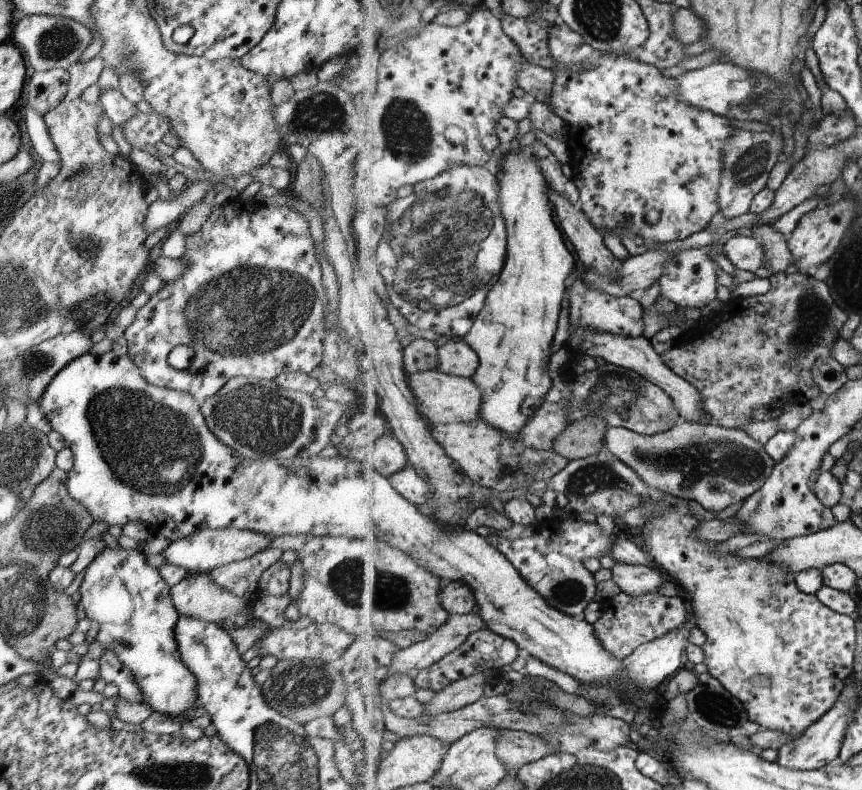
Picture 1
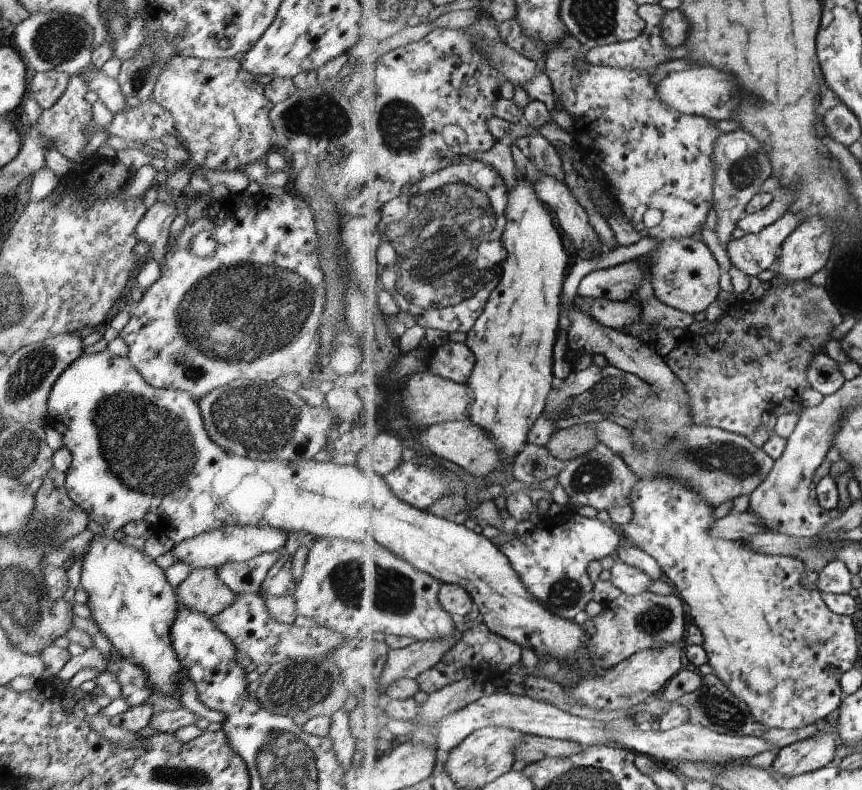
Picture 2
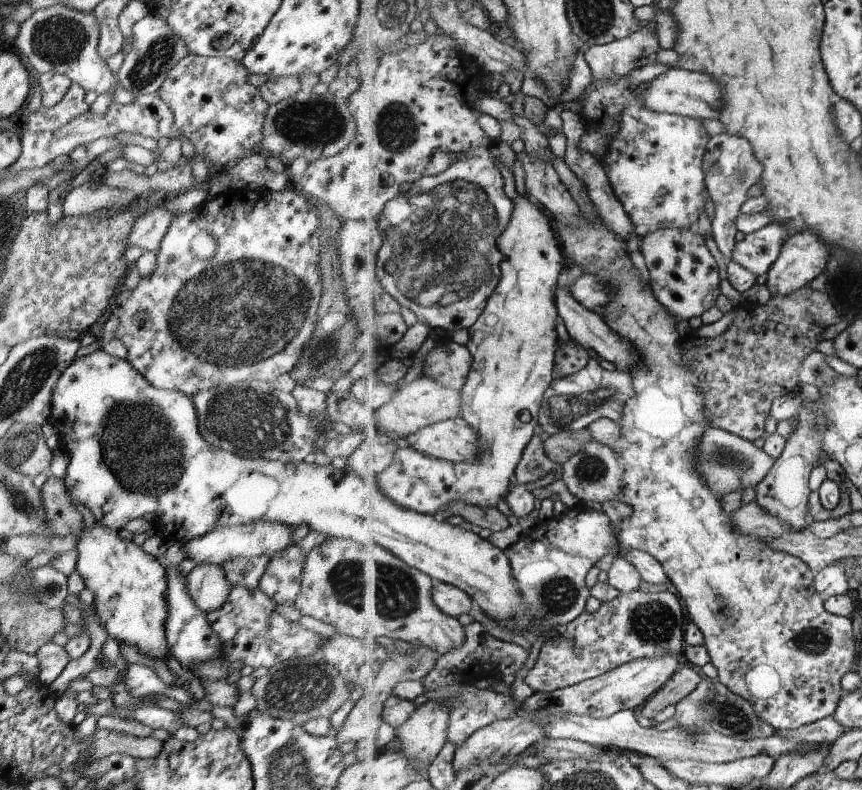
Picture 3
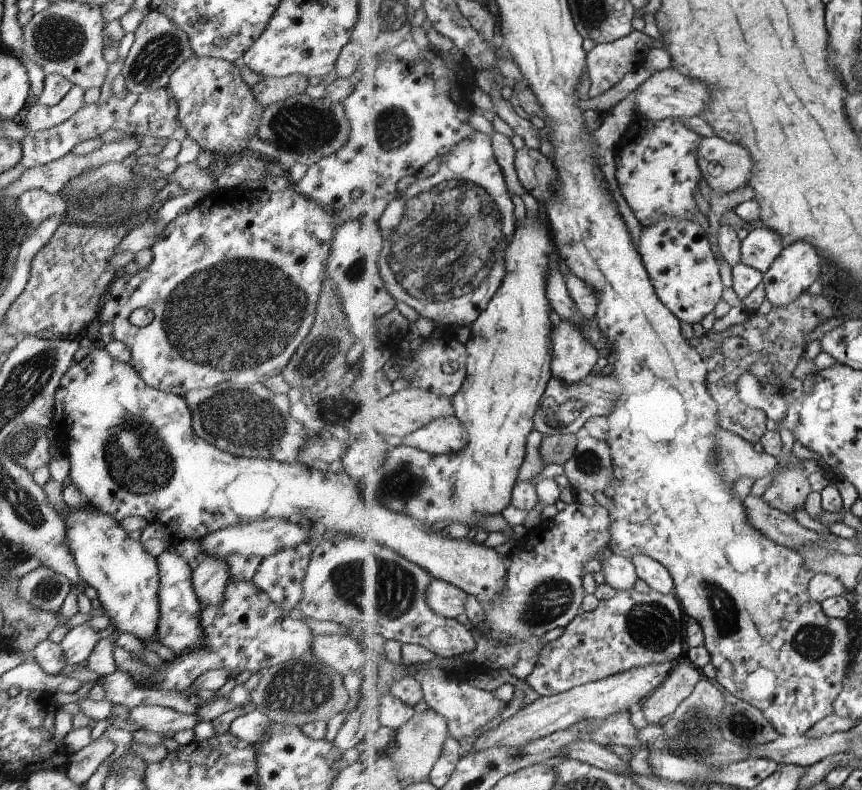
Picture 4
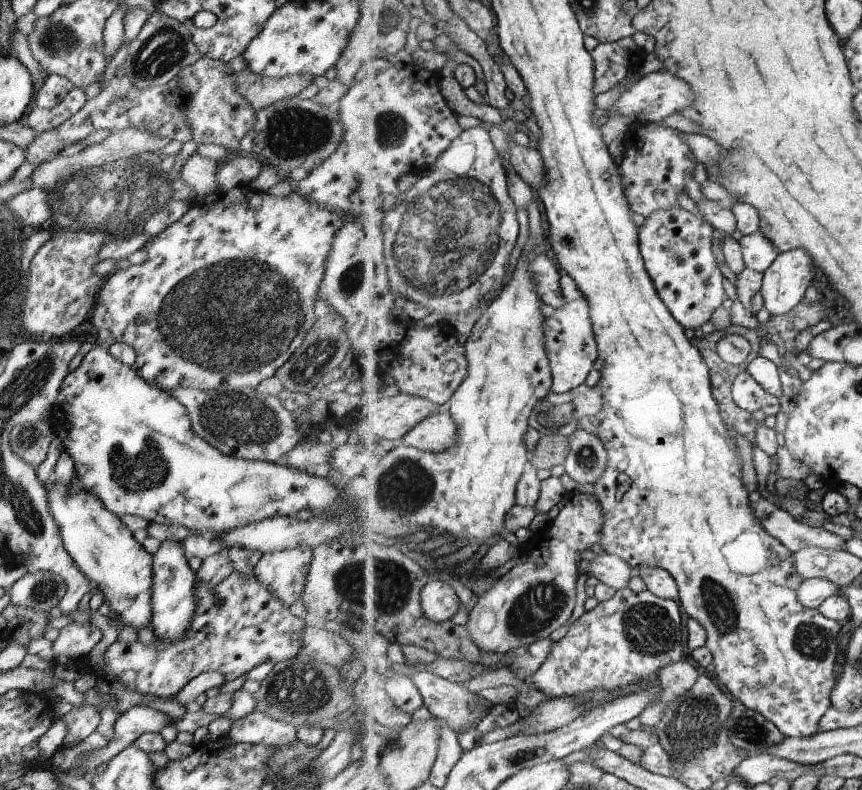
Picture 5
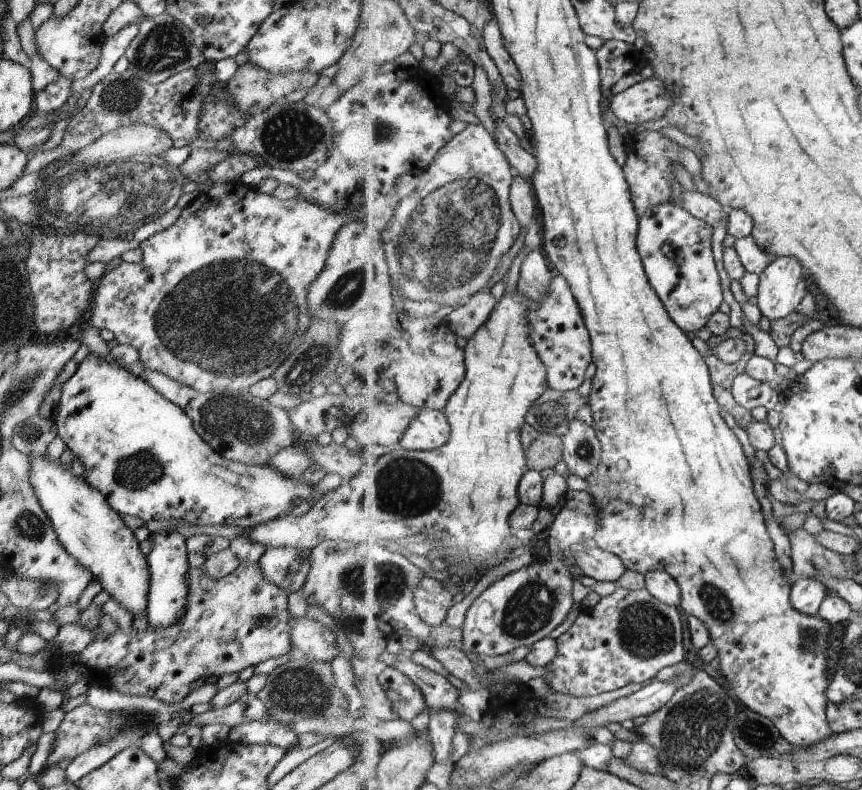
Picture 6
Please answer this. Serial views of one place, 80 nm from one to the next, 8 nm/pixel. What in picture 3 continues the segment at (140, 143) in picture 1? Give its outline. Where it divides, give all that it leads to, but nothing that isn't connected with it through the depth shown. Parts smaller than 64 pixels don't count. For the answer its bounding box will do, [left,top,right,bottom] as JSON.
[5,92,180,174]

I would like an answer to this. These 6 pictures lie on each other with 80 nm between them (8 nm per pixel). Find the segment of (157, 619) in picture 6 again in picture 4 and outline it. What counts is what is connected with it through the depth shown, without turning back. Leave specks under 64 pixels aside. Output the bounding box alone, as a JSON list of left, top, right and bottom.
[155,548,201,654]

